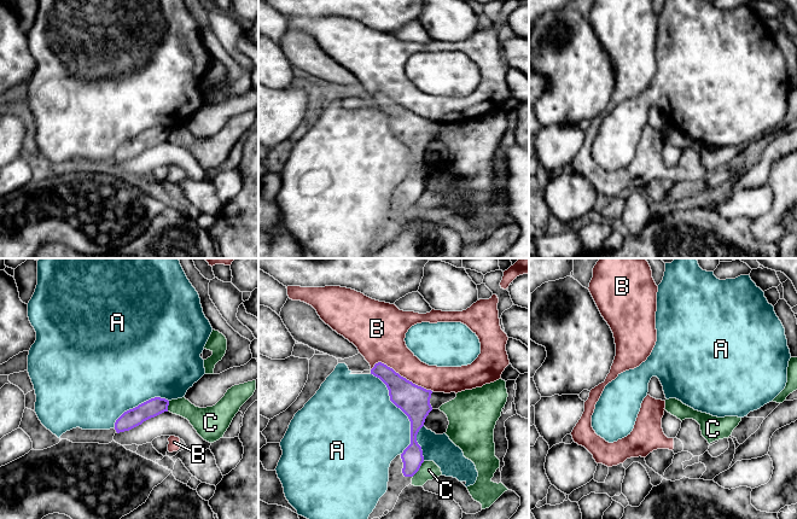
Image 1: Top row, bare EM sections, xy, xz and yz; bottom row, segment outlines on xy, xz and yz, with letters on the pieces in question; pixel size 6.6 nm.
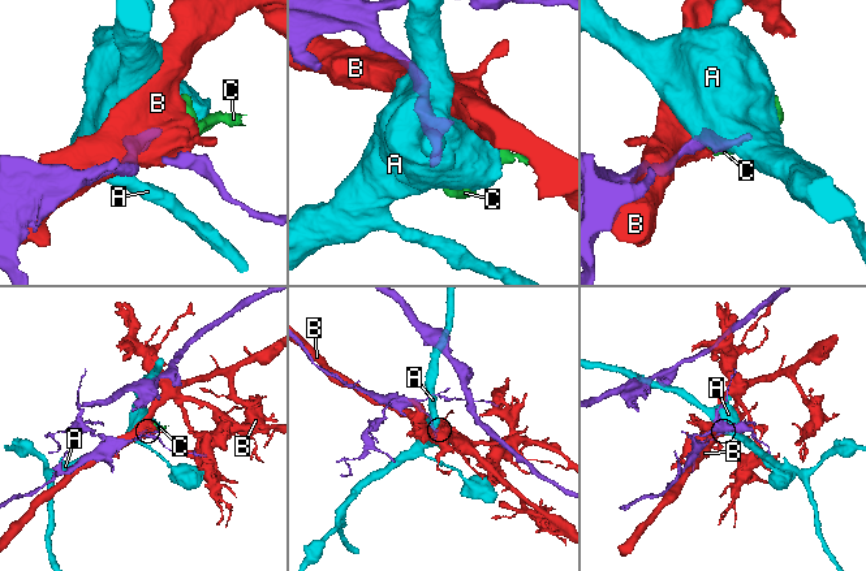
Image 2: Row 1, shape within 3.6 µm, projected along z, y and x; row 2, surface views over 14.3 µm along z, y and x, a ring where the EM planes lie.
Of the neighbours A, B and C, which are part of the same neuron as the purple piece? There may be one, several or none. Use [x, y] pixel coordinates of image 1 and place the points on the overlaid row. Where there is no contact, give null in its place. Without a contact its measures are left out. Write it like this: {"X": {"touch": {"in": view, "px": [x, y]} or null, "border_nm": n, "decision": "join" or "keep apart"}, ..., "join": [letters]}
{"A": {"touch": {"in": "xz", "px": [403, 412]}, "border_nm": 600, "decision": "keep apart"}, "B": {"touch": {"in": "xz", "px": [400, 375]}, "border_nm": 440, "decision": "keep apart"}, "C": {"touch": {"in": "xz", "px": [419, 467]}, "border_nm": 130, "decision": "keep apart"}, "join": []}

